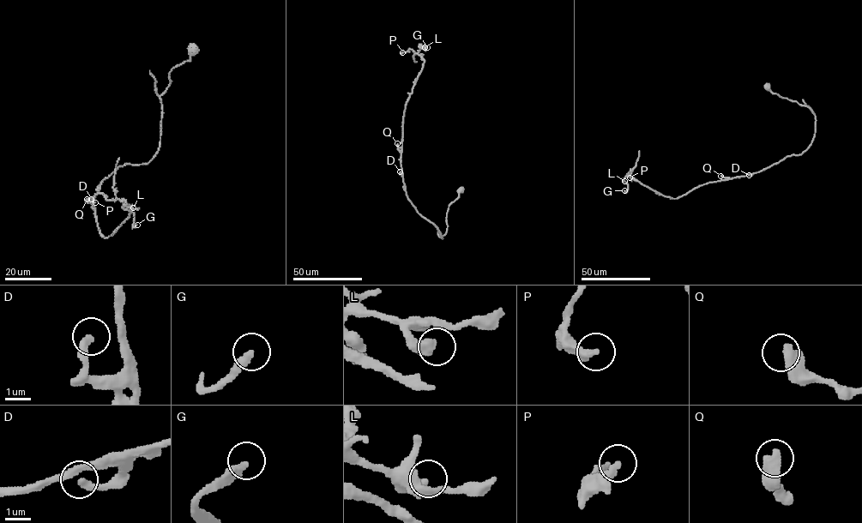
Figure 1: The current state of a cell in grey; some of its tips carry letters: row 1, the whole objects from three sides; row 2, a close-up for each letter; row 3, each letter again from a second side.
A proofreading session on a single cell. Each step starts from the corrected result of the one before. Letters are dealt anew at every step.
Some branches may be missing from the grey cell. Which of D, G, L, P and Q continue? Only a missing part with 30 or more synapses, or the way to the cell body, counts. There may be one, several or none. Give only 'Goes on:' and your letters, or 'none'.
Goes on: G

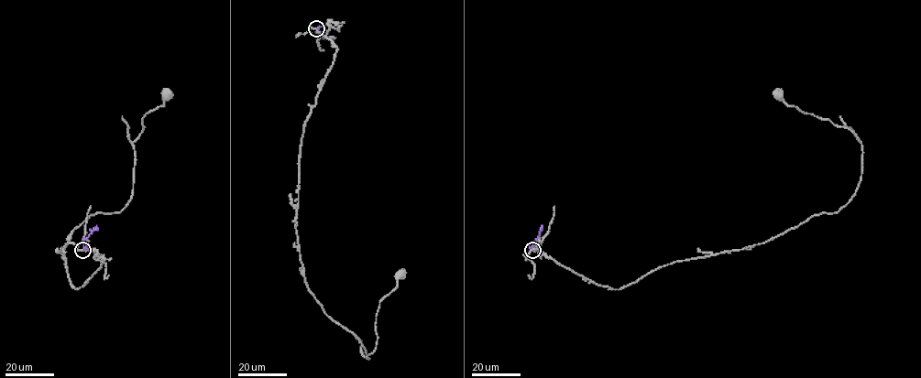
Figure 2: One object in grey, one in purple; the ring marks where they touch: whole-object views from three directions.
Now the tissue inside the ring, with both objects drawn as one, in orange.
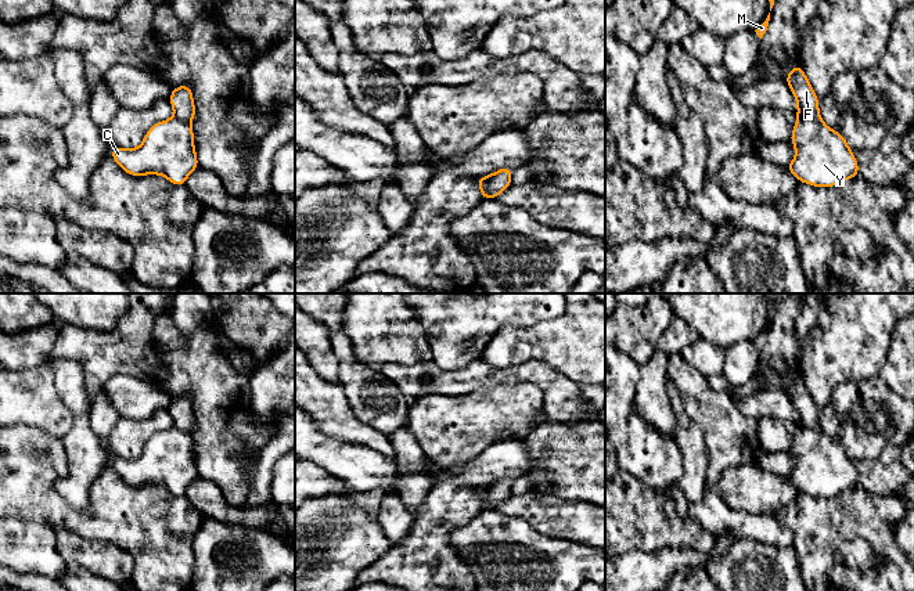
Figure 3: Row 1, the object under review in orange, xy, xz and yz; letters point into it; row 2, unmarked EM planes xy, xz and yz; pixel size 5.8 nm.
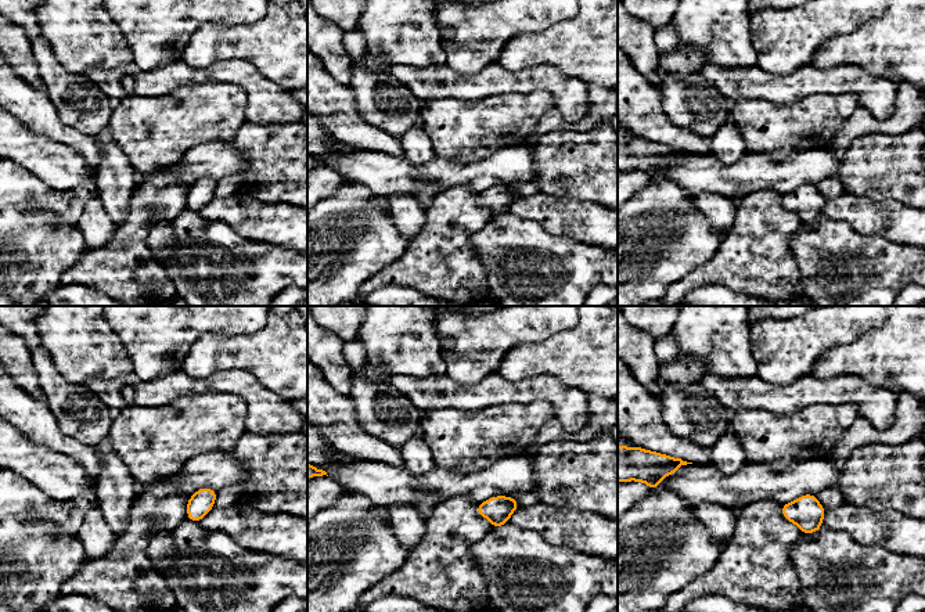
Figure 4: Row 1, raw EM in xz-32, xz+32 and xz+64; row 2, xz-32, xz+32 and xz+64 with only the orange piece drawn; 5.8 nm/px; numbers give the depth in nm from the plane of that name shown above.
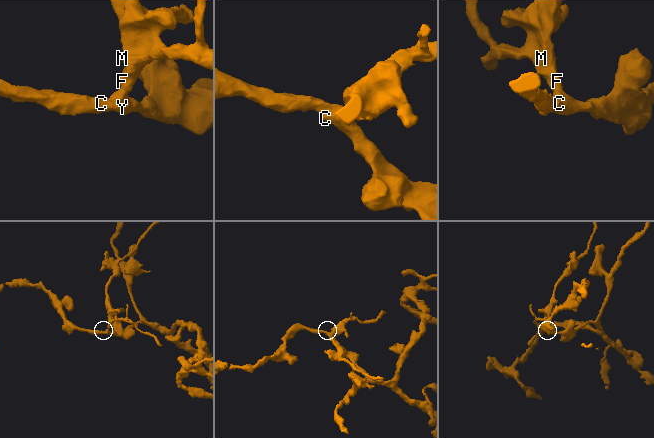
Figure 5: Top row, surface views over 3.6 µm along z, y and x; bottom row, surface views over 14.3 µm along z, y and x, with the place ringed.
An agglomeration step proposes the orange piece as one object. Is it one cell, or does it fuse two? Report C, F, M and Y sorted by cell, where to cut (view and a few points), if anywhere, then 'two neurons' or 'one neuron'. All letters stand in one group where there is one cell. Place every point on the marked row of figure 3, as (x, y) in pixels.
C Y / F M; cut in xz along (489, 176), (488, 197); two neurons

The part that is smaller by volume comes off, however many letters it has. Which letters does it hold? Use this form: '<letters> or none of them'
F, M

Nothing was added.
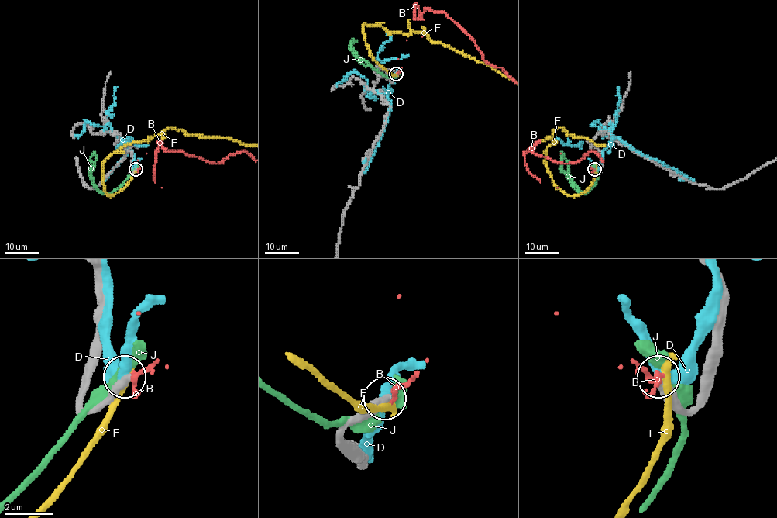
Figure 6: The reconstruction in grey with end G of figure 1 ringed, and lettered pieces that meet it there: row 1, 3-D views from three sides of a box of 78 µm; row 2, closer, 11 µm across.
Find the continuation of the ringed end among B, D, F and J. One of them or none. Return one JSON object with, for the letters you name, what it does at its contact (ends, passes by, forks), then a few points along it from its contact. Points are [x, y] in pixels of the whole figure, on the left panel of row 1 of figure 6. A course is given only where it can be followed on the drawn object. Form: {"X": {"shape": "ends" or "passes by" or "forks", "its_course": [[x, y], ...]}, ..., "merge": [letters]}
{"merge": []}

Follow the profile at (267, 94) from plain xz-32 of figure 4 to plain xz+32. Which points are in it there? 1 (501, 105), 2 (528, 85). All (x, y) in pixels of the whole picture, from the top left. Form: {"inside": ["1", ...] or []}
{"inside": ["2"]}

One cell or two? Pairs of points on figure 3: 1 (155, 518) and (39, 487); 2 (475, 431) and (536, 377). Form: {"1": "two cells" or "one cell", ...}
{"1": "one cell", "2": "two cells"}

